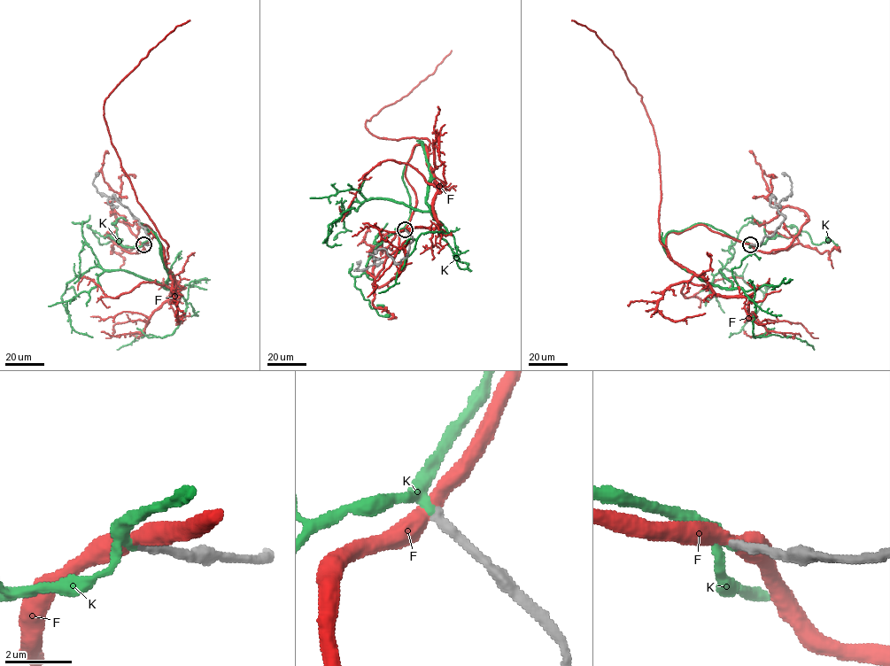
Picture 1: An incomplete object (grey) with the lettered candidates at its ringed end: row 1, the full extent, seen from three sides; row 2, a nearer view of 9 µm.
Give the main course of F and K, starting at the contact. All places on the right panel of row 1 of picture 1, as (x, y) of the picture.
F: (750, 244), (696, 225), (667, 235), (668, 256), (660, 241), (658, 149), (641, 96), (614, 52), (571, 19)
K: (750, 244), (700, 223), (664, 236), (665, 253), (700, 279), (731, 289), (723, 267), (763, 292), (729, 336)

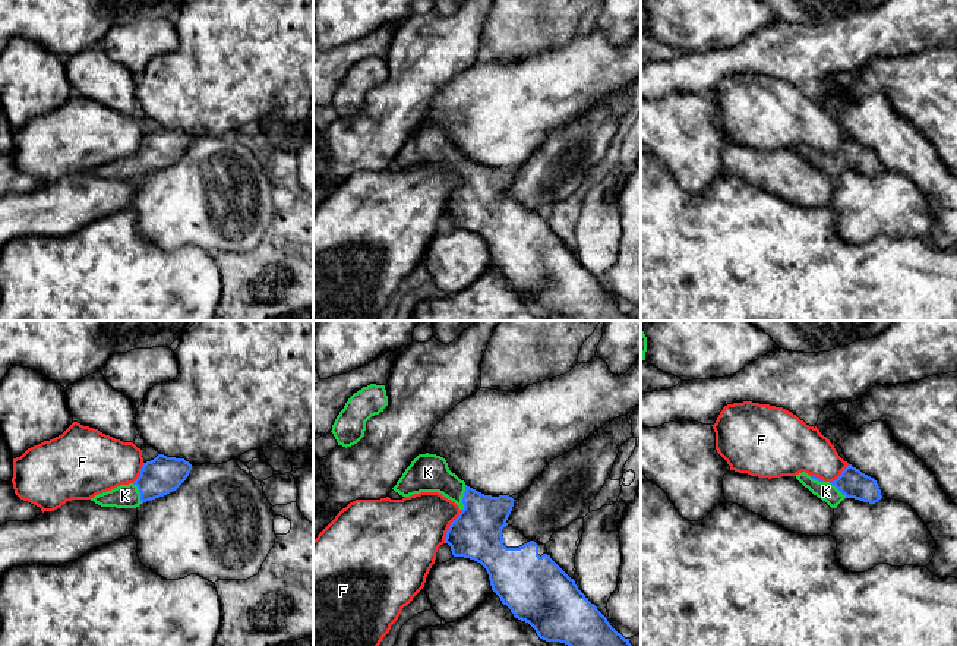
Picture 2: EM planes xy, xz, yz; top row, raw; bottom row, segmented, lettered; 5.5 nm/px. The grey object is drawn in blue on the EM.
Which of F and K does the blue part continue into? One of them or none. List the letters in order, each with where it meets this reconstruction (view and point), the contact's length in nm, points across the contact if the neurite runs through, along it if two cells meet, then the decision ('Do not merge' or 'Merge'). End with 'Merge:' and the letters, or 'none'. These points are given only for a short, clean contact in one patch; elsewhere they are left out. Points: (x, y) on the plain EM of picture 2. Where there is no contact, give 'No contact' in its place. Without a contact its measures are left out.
F: Touches blue at xz (449, 198). Shared border 200 nm. Boundary: xz (461, 182), (451, 195), (444, 214). Do not merge
K: Touches blue at xz (463, 170). Shared border 150 nm. Path across: xz (476, 205), (476, 183), (463, 170), (448, 156), (428, 144). Merge
Merge: K

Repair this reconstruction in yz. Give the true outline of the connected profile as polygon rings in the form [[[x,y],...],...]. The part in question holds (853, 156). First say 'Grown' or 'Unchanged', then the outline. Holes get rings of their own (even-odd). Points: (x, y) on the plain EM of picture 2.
Grown. [[[852,136],[833,154],[824,154],[805,144],[796,146],[796,151],[831,180],[837,180],[844,170],[855,170],[869,176],[875,176],[882,170],[877,152]]]

